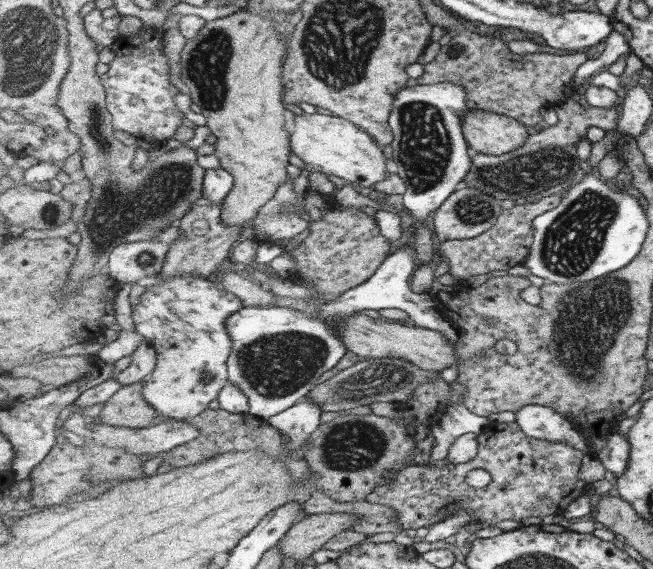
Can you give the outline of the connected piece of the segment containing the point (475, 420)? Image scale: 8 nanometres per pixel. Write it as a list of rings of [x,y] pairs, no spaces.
[[[464,402],[451,403],[441,420],[433,425],[432,433],[436,437],[436,446],[426,464],[431,465],[432,462],[447,459],[457,438],[469,433],[479,434],[489,422],[491,417],[482,417],[471,412]]]

